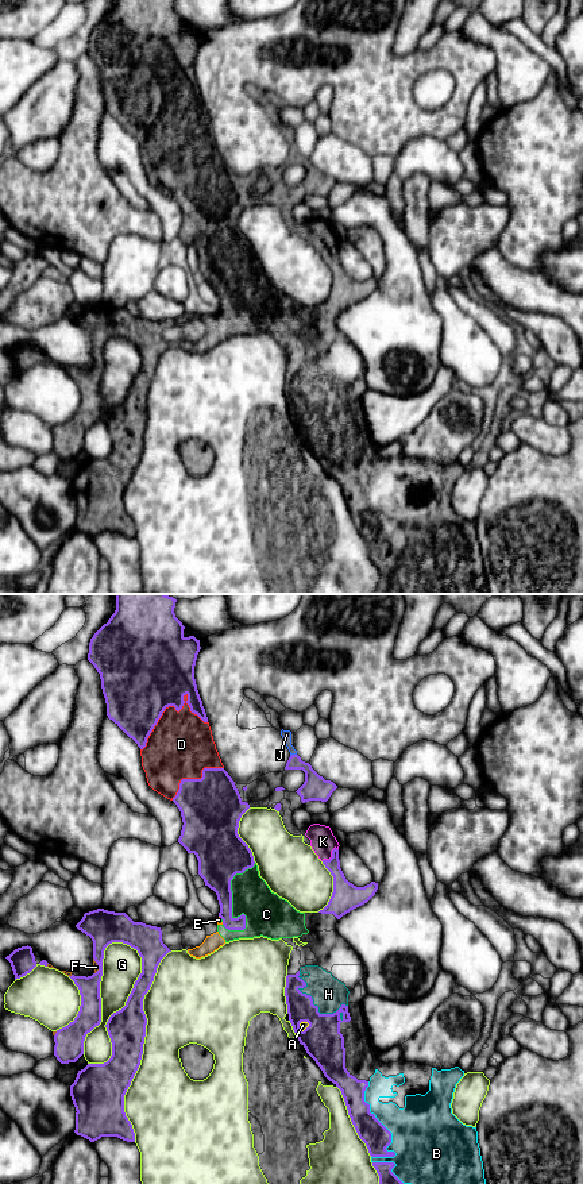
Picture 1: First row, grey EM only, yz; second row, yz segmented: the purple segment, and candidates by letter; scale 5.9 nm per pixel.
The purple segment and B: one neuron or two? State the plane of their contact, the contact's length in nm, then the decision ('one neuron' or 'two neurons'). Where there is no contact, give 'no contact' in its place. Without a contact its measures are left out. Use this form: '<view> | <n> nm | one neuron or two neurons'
yz | 480 nm | one neuron

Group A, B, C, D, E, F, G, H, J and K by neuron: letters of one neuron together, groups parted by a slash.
A B C D E F H J K / G

